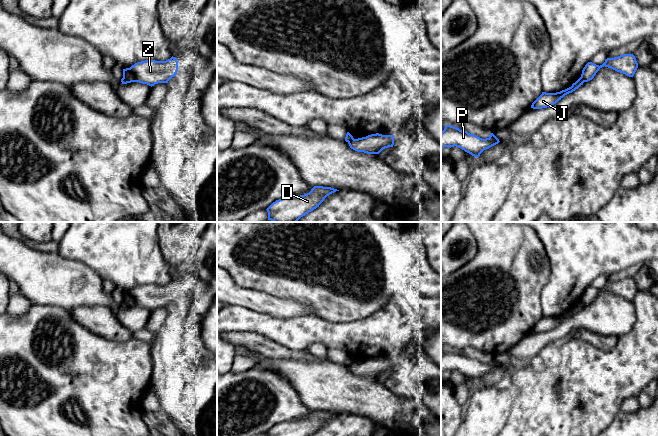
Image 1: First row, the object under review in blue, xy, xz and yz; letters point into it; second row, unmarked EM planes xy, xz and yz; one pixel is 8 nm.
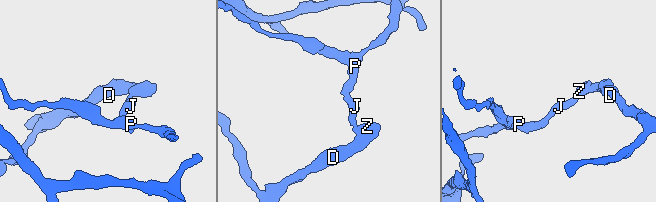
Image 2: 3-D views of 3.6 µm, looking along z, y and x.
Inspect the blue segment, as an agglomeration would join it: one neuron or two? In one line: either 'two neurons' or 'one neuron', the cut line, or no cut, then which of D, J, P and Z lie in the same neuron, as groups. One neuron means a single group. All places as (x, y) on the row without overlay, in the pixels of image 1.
two neurons; cut in yz along (581, 300), (584, 305); D Z / J P

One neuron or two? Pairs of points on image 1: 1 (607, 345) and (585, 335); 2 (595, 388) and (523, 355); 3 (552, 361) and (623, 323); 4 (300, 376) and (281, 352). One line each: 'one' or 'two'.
1: one
2: two
3: two
4: two

